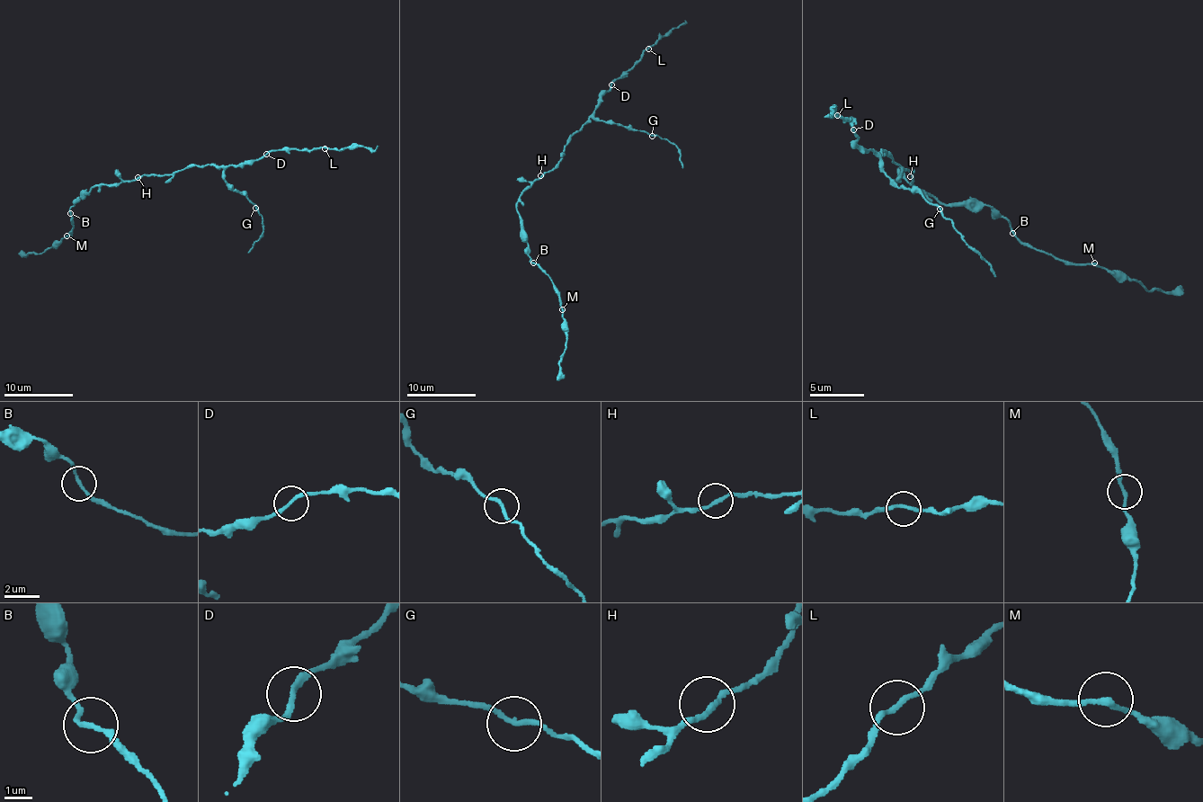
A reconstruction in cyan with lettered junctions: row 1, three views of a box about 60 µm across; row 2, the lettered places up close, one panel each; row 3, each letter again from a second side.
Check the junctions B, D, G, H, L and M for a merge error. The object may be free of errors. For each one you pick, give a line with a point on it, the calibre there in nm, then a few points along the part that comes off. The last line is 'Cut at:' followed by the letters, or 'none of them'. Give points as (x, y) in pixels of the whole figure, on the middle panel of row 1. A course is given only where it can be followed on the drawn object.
Cut at: none of them

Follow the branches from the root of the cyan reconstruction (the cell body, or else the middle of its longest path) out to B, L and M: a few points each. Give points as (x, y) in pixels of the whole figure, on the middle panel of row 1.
B: (542, 177), (526, 188), (516, 209), (521, 217), (521, 237), (526, 243), (530, 261), (533, 262)
L: (542, 177), (560, 159), (567, 143), (582, 128), (612, 84), (625, 75), (648, 49)
M: (542, 177), (526, 188), (516, 210), (530, 261), (556, 288), (562, 309)

